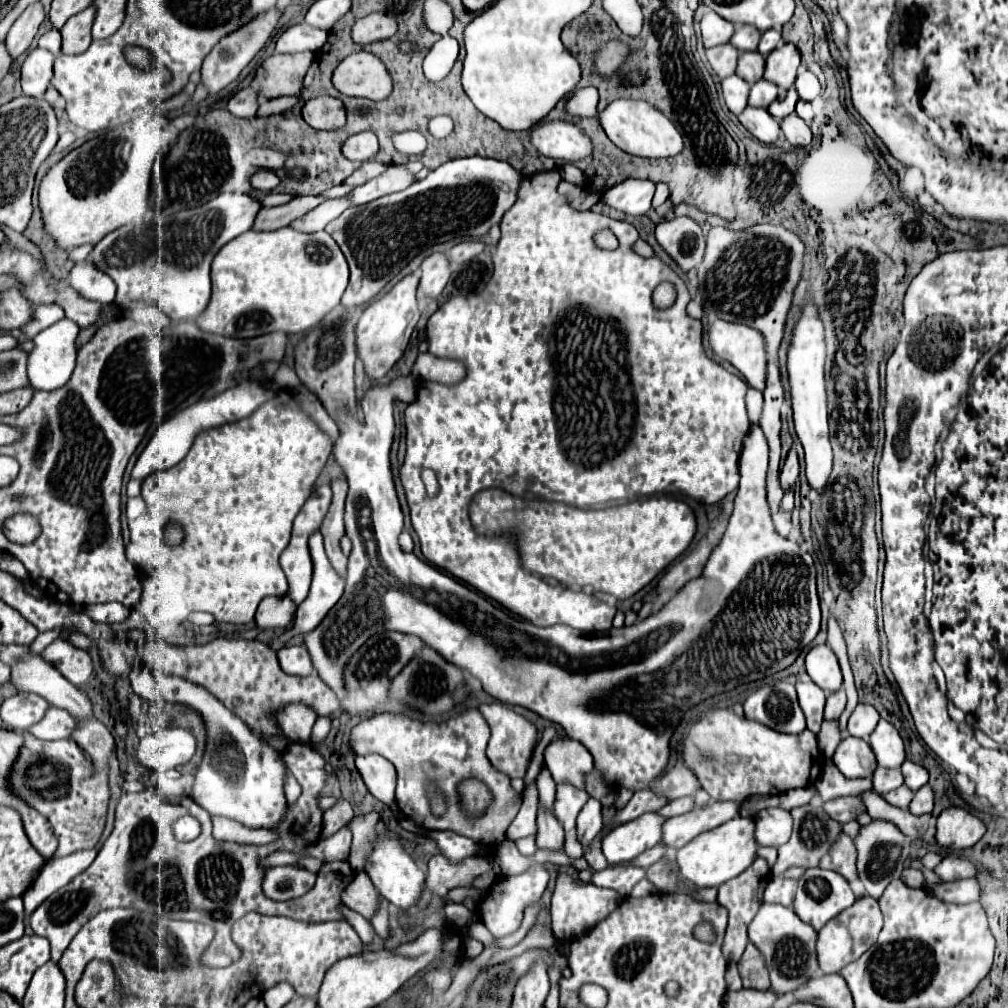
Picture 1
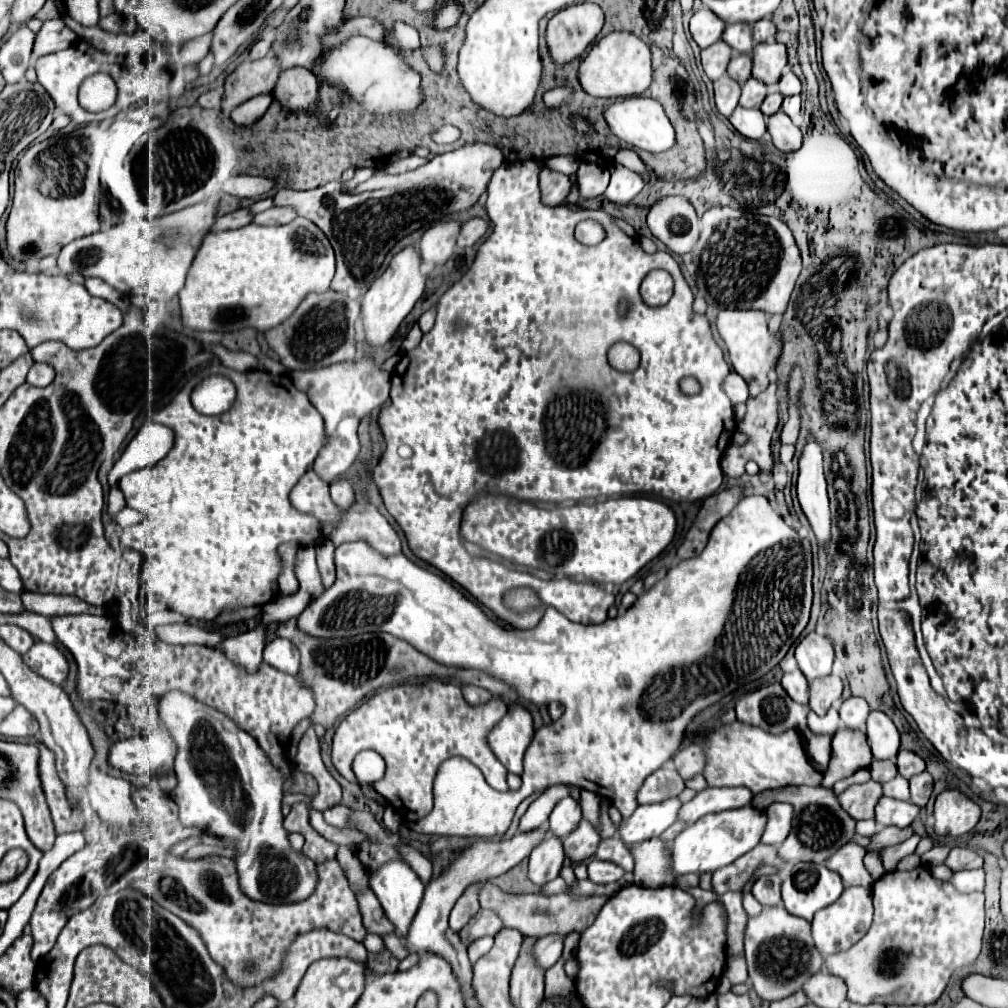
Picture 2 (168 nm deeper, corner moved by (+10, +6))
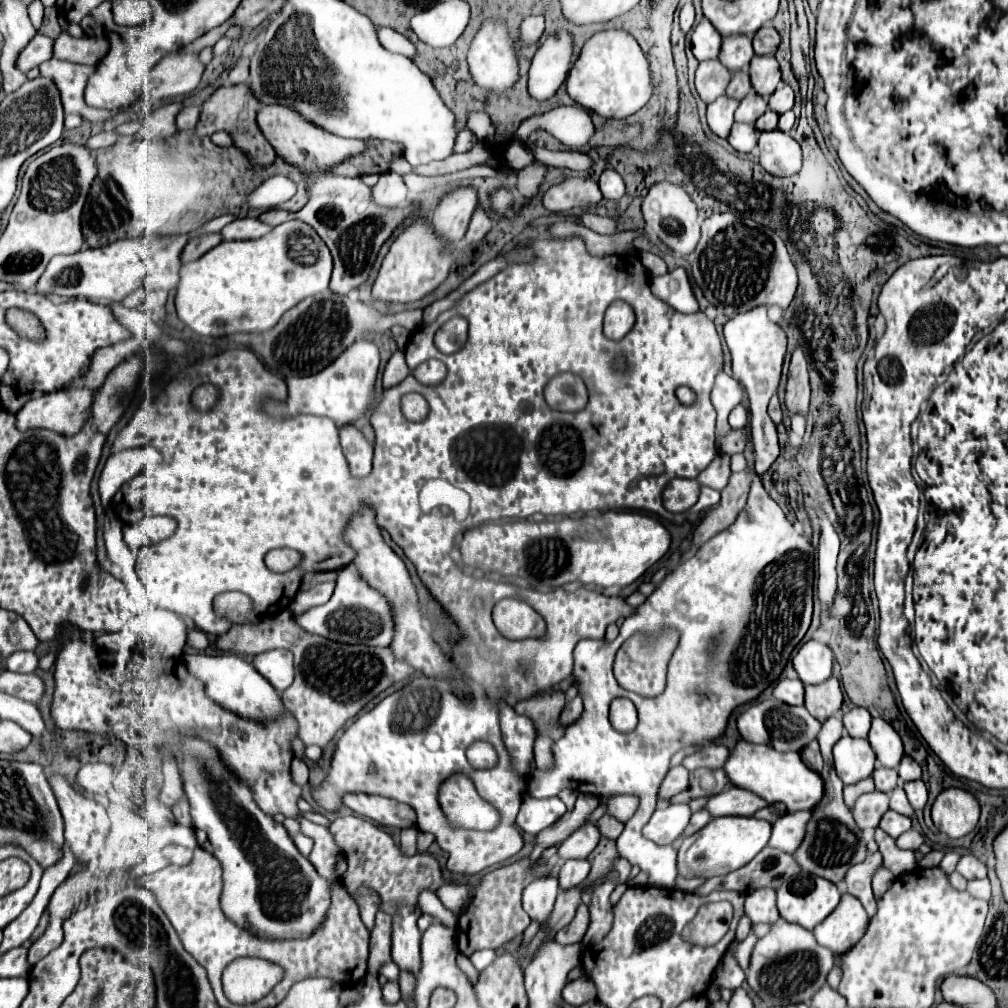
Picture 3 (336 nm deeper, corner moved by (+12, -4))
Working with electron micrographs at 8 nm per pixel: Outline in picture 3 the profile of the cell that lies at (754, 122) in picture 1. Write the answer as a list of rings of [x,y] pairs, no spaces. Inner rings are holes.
[[[734,124],[732,132],[728,136],[728,142],[732,144],[734,150],[738,150],[742,154],[750,154],[756,148],[758,132],[752,124]]]

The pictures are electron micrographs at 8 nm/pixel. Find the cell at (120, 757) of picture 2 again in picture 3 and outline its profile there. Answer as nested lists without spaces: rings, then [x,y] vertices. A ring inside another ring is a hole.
[[[86,764],[76,774],[76,784],[84,794],[100,794],[108,788],[116,776],[116,770],[108,764]]]

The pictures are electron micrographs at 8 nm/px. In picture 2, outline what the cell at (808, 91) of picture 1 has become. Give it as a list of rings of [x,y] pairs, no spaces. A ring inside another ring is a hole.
[[[786,70],[786,72],[782,72],[782,78],[778,82],[778,90],[784,96],[792,96],[792,94],[800,94],[802,92],[802,84],[800,84],[798,76],[792,70]]]

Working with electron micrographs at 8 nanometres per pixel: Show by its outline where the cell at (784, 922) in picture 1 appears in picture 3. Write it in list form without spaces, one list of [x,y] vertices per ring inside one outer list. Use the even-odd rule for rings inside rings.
[[[778,920],[772,924],[770,932],[758,940],[752,958],[750,972],[746,976],[750,988],[768,1004],[810,1004],[812,996],[826,984],[826,976],[834,966],[834,954],[820,946],[810,930],[798,928],[798,924],[790,924],[786,920]]]

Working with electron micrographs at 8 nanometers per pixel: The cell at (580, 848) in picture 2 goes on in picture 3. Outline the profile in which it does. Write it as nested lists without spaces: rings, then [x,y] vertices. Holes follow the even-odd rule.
[[[566,860],[558,872],[558,882],[562,890],[570,890],[578,886],[590,872],[588,860]]]

